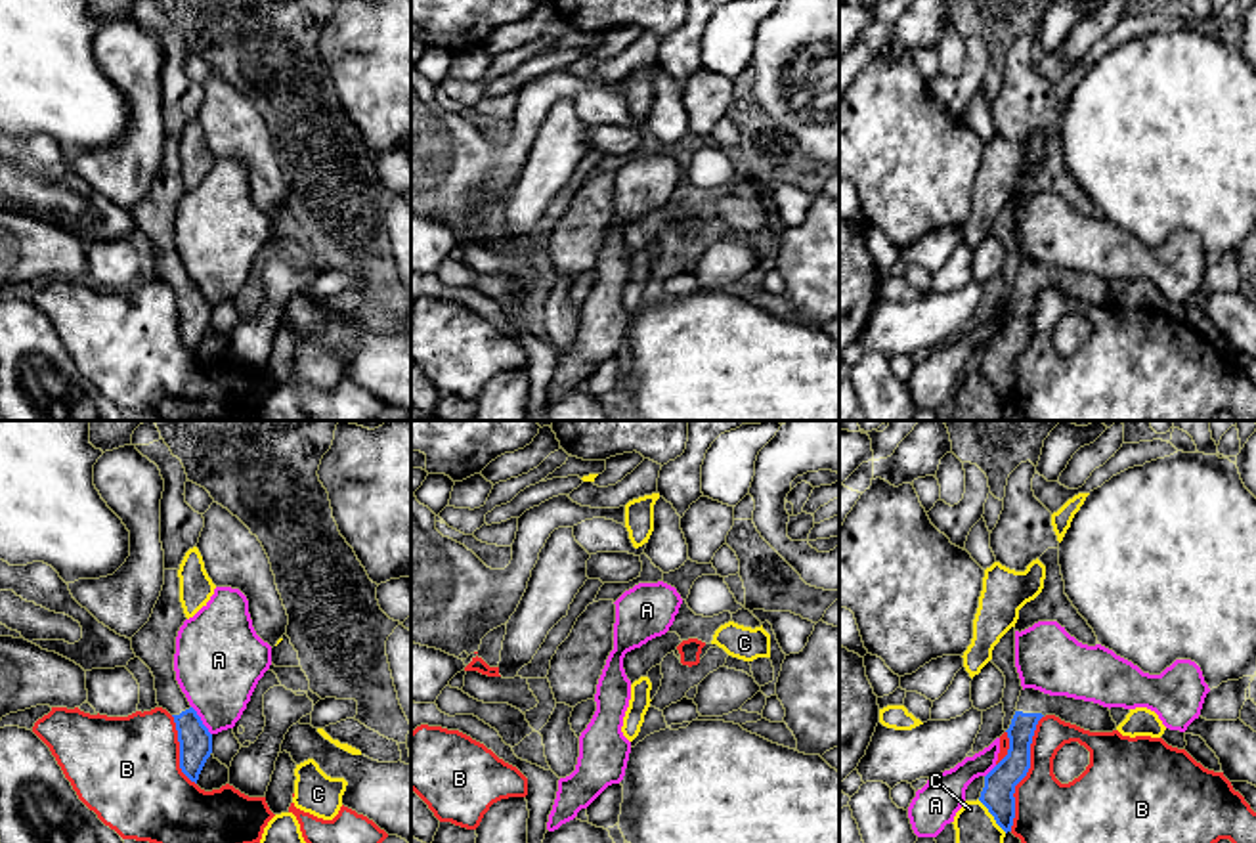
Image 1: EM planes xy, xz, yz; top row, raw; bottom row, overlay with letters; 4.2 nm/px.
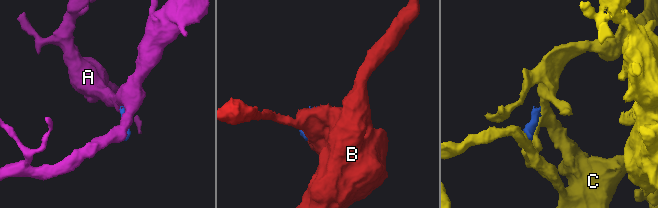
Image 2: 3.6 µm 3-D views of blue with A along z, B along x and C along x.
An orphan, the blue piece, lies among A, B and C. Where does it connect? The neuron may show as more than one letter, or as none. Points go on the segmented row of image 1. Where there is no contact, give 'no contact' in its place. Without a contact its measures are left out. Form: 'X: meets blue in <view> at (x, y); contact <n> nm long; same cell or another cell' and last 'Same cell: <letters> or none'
A: meets blue in xy at (201, 721); contact 150 nm long; another cell
B: meets blue in yz at (1027, 771); contact 500 nm long; another cell
C: meets blue in yz at (993, 815); contact 190 nm long; another cell
Same cell: none

